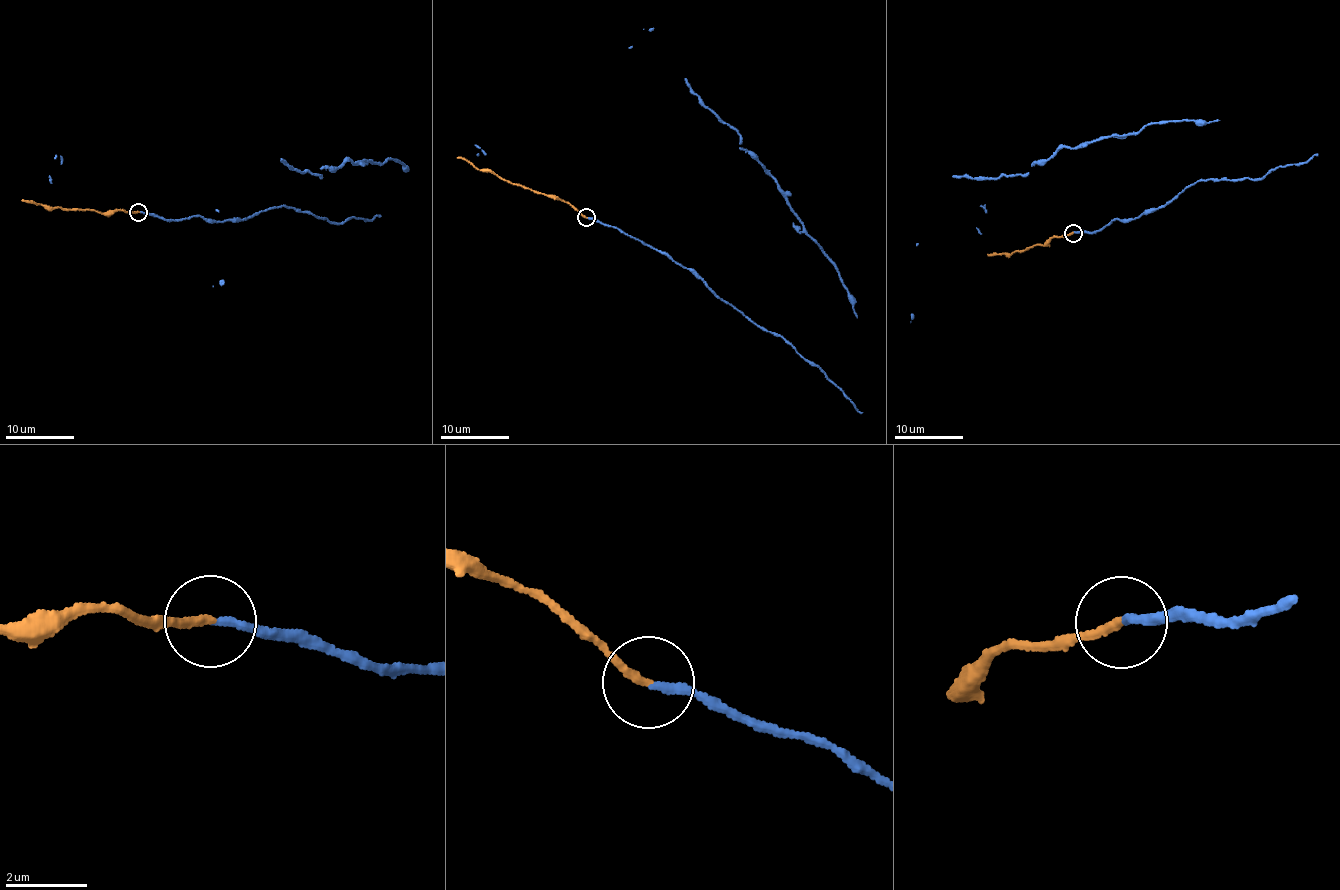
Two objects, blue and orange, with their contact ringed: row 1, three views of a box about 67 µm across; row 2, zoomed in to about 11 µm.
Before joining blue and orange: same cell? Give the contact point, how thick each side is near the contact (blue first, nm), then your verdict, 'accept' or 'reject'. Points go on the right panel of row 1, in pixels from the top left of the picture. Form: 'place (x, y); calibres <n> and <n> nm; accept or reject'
place (1073, 233); calibres 190 and 200 nm; accept

